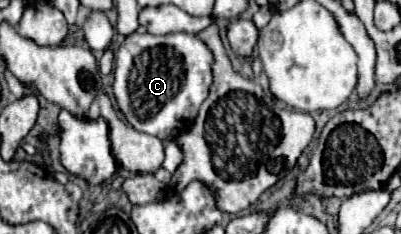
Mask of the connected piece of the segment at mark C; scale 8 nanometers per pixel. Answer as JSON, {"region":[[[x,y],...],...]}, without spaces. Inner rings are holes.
{"region":[[[129,34],[115,52],[113,94],[125,120],[161,140],[189,130],[213,84],[213,52],[195,34]]]}

